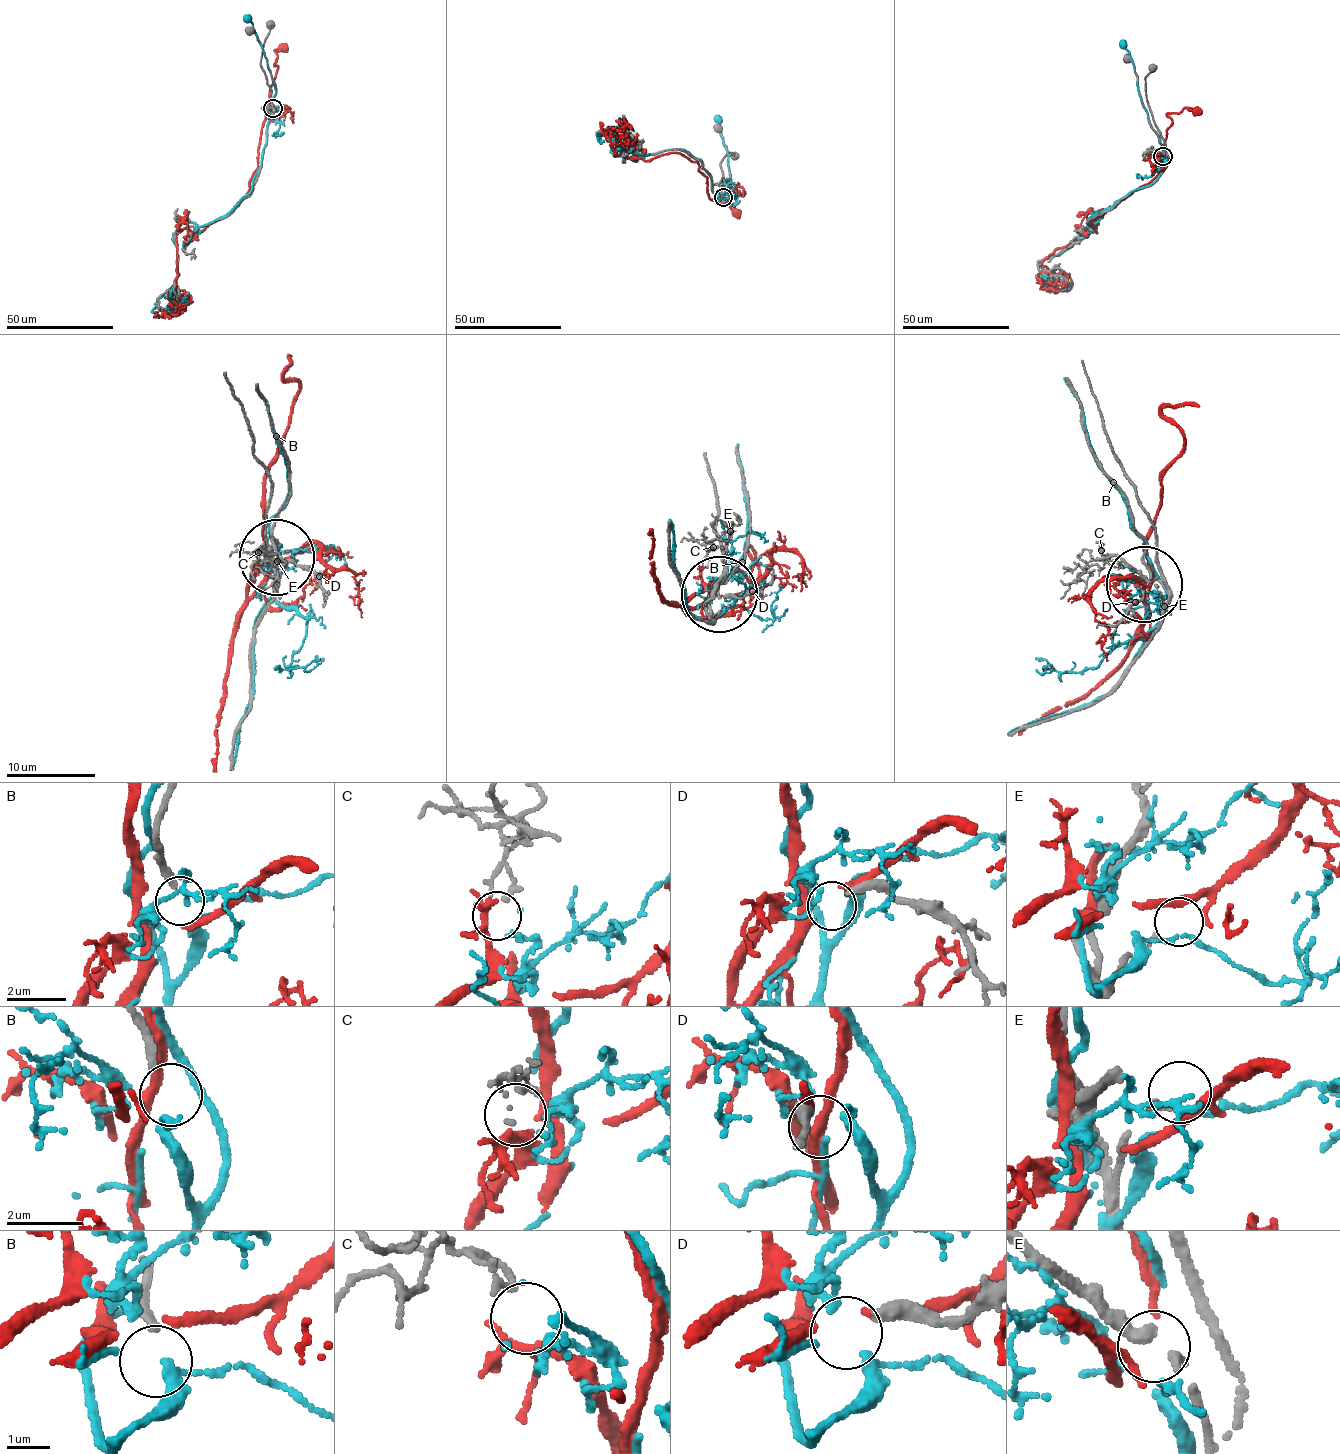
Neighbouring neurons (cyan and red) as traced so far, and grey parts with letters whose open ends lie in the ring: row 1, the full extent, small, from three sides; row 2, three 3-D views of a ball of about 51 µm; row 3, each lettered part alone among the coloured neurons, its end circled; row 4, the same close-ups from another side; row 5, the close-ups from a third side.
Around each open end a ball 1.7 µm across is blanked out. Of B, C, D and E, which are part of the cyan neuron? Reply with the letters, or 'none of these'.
none of these

